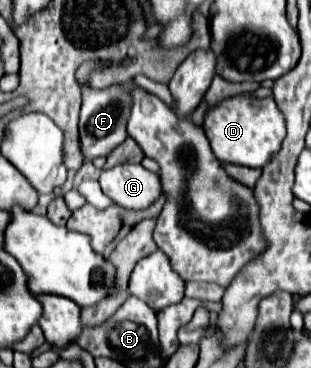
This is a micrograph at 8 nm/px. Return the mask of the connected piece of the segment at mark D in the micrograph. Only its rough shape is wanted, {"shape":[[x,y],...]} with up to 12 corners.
{"shape":[[272,96],[222,100],[204,132],[220,162],[264,168],[286,136]]}

